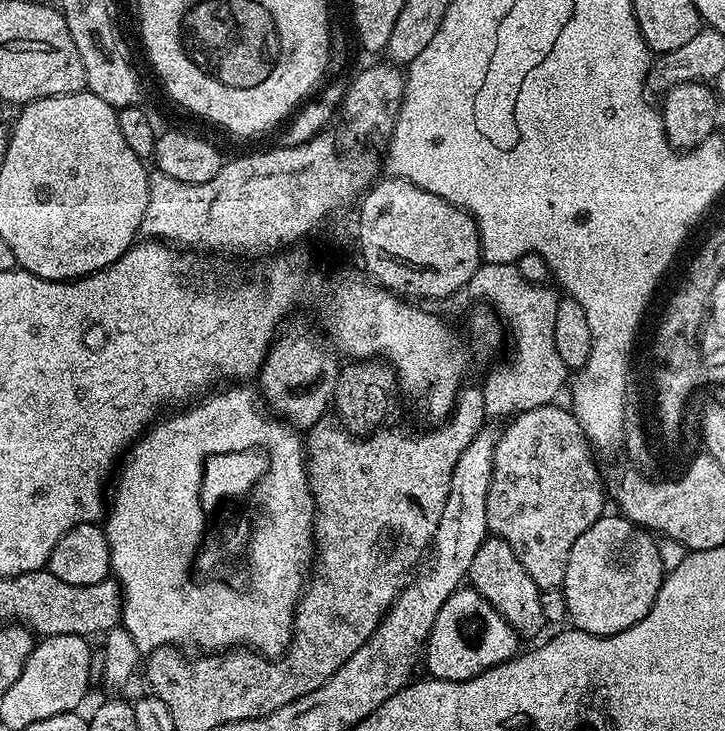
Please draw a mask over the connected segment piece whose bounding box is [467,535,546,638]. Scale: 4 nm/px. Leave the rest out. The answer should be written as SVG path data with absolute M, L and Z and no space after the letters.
M489 535L488 539L478 546L478 554L474 554L474 562L470 562L470 570L467 574L471 587L475 588L506 622L521 637L532 636L540 627L545 627L546 621L542 614L542 602L540 594L542 589L536 585L534 578L526 574L526 566L518 562L514 550L500 536Z

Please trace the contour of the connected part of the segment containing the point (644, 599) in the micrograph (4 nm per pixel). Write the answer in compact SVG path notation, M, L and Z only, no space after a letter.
M619 514L599 516L574 542L562 585L571 627L591 636L613 636L646 618L665 578L657 537Z

